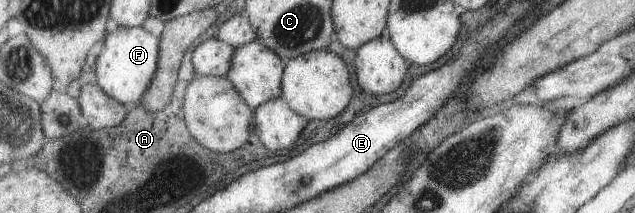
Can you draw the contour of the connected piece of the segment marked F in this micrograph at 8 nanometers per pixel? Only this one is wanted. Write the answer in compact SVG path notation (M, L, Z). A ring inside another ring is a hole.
M119 25L116 30L108 32L108 36L103 41L103 48L95 63L98 84L115 99L118 99L126 106L134 107L144 99L148 88L151 87L154 77L157 75L160 60L161 37L155 37L145 27L125 27Z

